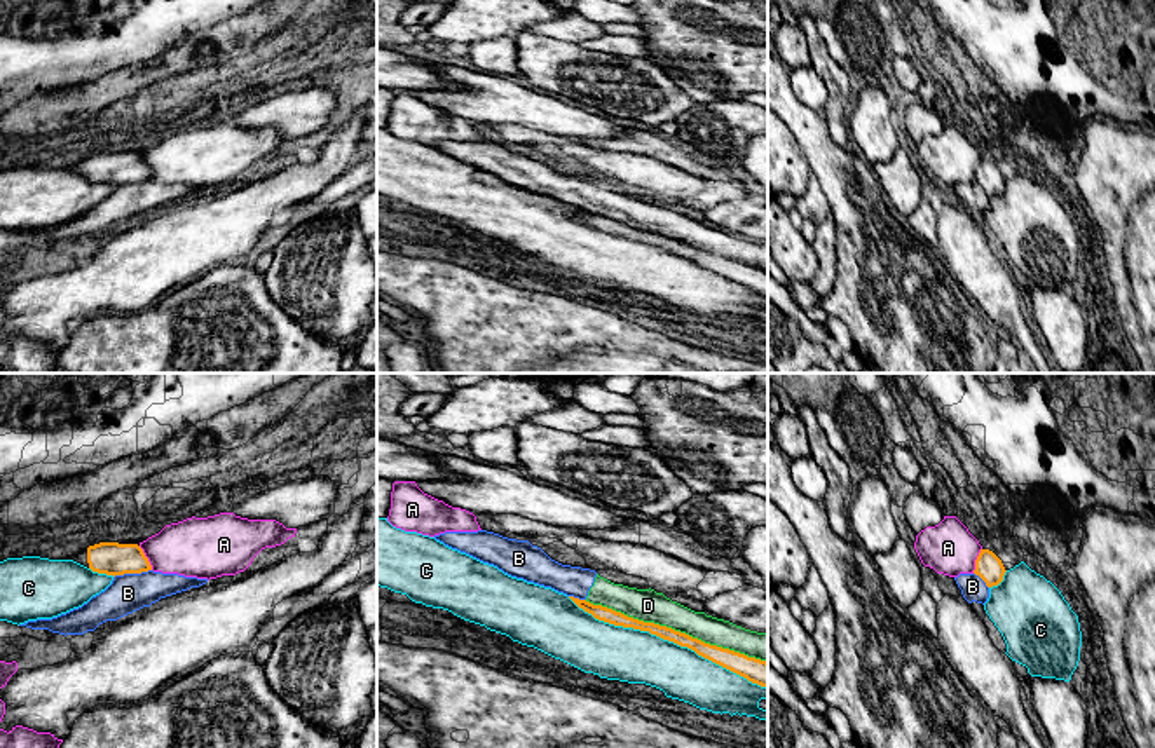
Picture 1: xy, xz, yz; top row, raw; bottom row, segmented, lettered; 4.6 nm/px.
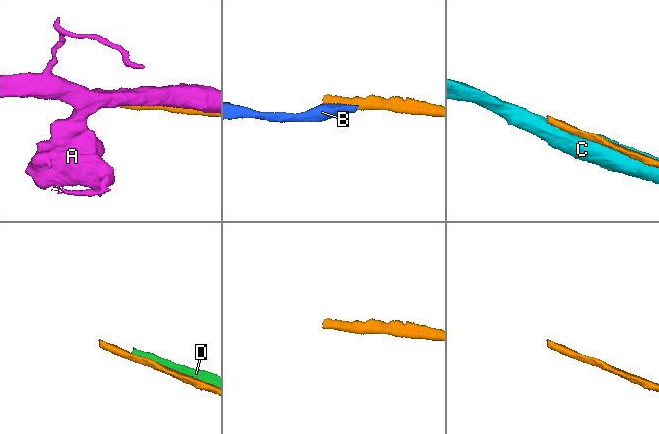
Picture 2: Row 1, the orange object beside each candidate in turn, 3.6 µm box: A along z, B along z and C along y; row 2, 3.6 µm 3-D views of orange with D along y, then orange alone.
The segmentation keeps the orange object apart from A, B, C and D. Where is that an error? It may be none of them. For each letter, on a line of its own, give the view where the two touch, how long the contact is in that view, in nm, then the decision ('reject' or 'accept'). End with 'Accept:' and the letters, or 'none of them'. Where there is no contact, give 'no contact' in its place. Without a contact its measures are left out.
A: yz | 130 nm | reject
B: xy | 180 nm | reject
C: xz | 1000 nm | reject
D: xz | 900 nm | reject
Accept: none of them

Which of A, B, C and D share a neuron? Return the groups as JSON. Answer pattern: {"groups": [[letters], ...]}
{"groups": [["A"], ["B", "D"], ["C"]]}

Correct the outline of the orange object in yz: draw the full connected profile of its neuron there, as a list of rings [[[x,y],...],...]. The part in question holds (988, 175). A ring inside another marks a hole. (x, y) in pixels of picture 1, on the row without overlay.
[[[981,159],[974,183],[979,185],[988,197],[998,195],[1003,190],[1005,181],[1001,169],[993,160]]]

